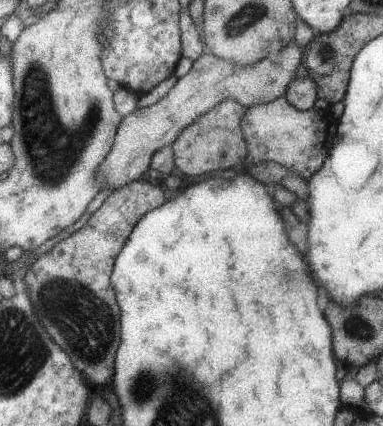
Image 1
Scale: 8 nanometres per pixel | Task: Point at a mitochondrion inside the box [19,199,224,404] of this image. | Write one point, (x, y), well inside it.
(83, 320)

